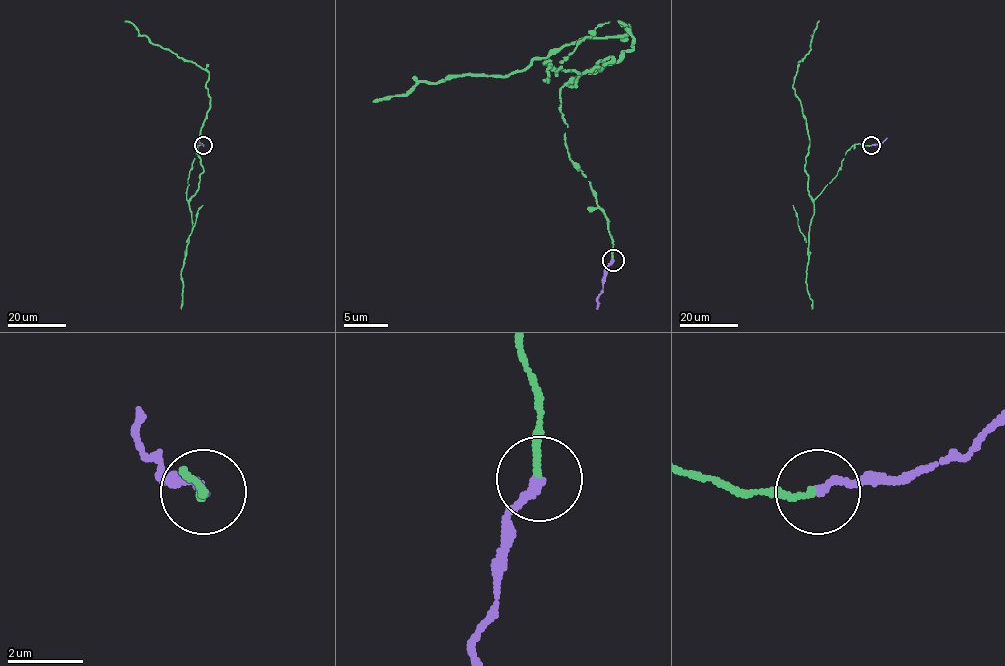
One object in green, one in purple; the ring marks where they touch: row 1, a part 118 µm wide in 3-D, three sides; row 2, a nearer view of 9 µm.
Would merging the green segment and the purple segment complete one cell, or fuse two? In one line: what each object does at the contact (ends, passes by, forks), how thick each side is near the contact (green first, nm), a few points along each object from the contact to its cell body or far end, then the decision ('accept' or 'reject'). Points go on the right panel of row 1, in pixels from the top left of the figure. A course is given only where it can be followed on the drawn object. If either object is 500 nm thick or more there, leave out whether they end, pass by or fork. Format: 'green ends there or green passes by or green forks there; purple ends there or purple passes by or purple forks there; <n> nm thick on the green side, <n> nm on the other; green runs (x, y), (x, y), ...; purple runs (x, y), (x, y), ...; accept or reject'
green ends there; purple ends there; 160 nm thick on the green side, 220 nm on the other; green runs (871, 145), (852, 146), (836, 176), (813, 200), (804, 171), (810, 141), (806, 120), (793, 87), (819, 21); purple runs (871, 145), (882, 143), (887, 138); accept

